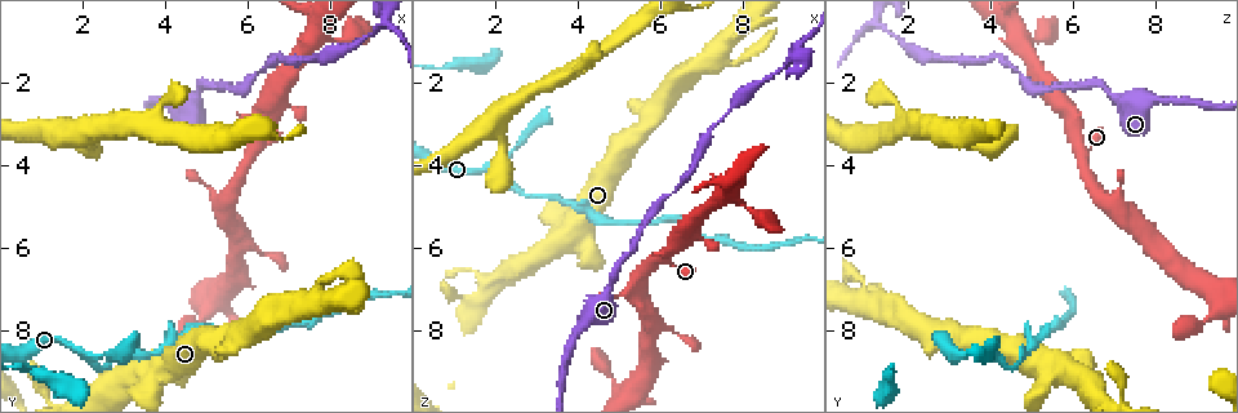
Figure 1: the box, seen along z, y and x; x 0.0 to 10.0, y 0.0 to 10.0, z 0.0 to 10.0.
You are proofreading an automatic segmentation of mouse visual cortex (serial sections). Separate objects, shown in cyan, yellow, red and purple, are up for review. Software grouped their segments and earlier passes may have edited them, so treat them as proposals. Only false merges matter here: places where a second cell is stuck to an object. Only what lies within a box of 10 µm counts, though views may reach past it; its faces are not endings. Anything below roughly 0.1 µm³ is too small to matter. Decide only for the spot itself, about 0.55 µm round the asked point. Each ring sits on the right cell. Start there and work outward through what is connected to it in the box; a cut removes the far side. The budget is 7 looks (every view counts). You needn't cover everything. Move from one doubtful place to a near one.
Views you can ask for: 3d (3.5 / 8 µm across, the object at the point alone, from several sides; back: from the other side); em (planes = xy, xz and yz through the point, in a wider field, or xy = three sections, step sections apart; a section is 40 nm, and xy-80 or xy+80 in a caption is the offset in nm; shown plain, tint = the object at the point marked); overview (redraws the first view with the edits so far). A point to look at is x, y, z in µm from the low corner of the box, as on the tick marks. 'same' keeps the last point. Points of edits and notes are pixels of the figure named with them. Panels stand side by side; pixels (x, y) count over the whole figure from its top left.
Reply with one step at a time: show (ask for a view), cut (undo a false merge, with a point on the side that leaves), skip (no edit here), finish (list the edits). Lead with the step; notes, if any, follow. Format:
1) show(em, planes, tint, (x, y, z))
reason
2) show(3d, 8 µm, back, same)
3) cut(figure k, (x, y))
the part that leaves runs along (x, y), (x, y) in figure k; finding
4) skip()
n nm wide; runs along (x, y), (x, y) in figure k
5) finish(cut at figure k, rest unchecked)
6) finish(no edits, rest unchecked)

show(3d, 3.5 µm, (5.95, 4.00, 6.30))
thick turns thin

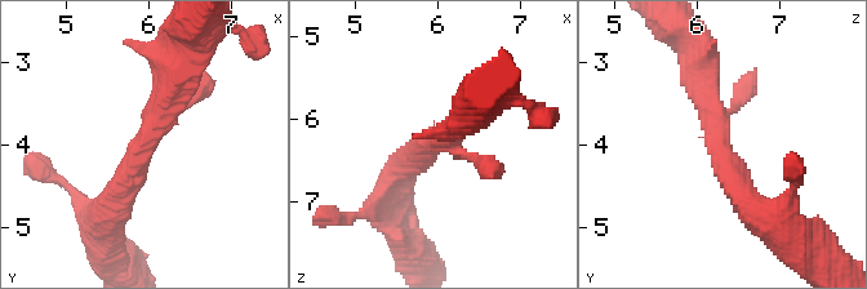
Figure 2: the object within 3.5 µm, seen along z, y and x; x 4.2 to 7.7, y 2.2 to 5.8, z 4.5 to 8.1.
skip()
runs along (198, 89), (150, 129), (102, 212) in figure 2; continuous, no second cell

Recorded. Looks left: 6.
show(3d, 3.5 µm, (4.90, 7.55, 9.35))
sharp bend

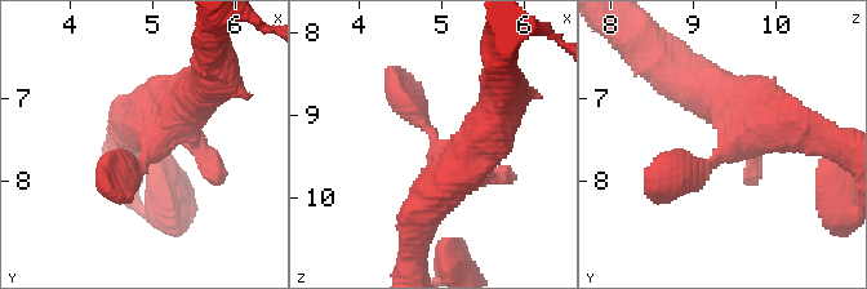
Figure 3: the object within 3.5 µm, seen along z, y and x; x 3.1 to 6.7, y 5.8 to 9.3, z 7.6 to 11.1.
show(em, planes, tint, (4.95, 7.60, 9.40))
now the EM

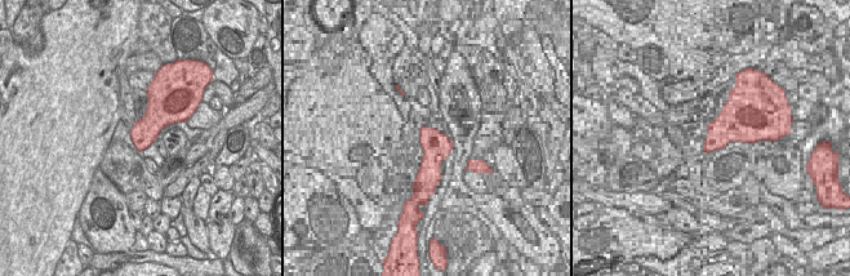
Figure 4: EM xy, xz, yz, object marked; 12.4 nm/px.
show(em, xy, step 1, tint, same)

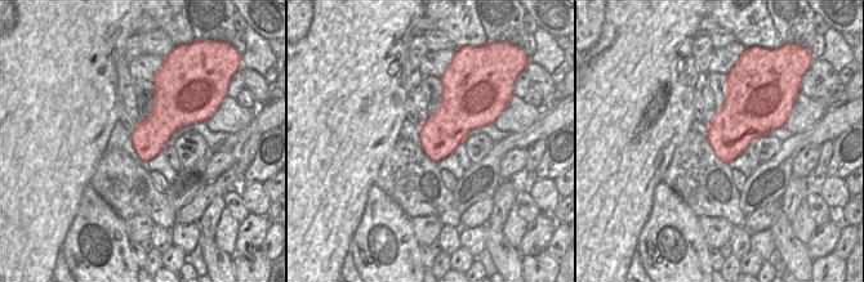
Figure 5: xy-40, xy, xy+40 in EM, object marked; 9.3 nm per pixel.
skip()
runs along (198, 93), (134, 169), (106, 181) in figure 3; all the same cell

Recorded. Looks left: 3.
show(3d, 3.5 µm, (2.00, 8.60, 4.15))

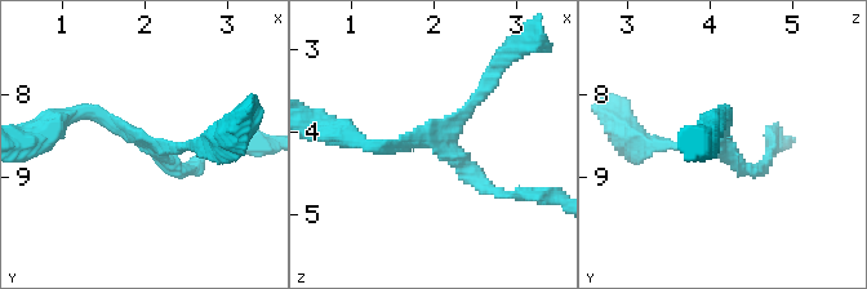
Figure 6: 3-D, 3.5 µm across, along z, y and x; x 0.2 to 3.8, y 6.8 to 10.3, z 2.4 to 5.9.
show(em, xy, step 5, tint, (2.05, 8.60, 4.10))
3 arms; arms of 150, 200, 200 nm

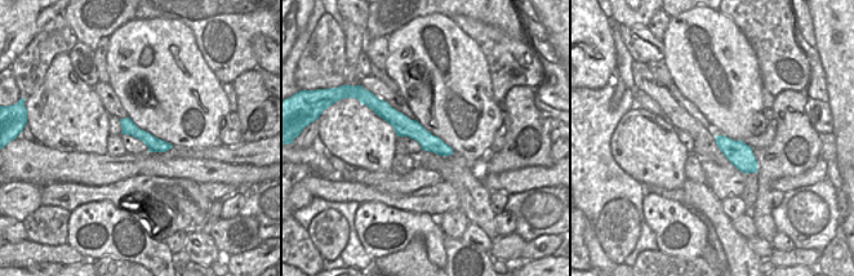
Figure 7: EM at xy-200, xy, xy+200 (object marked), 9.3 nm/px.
show(em, xy, step 3, tint, same)

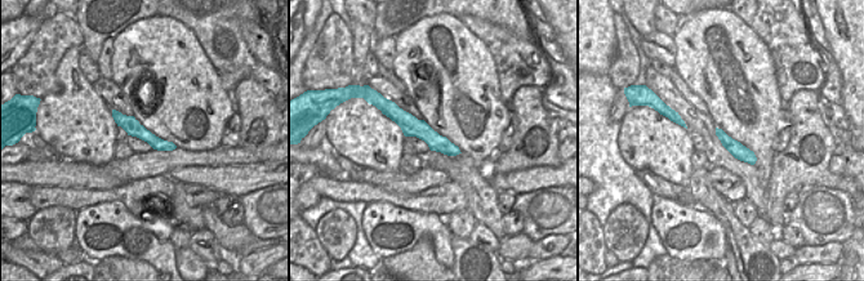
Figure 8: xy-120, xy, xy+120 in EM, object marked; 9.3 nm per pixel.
skip()
190 nm wide; runs along (365, 143), (428, 137), (492, 190) in figure 6; continuous, no second cell

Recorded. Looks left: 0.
finish(no edits, rest unchecked)

